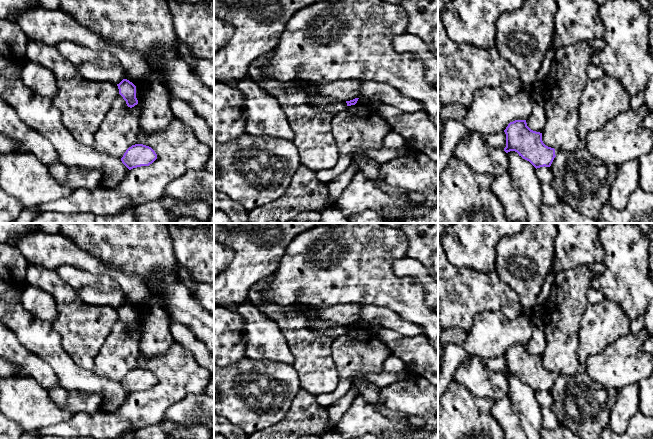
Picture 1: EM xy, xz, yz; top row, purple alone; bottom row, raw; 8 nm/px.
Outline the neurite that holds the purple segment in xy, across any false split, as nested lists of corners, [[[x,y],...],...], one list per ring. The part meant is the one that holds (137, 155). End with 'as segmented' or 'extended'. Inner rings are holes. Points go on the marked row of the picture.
[[[135,144],[126,150],[121,161],[131,170],[141,166],[149,166],[156,159],[157,154],[151,147],[143,144]]]; as segmented

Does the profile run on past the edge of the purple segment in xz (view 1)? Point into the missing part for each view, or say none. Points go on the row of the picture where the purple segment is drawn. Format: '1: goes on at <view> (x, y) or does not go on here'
1: does not go on here

